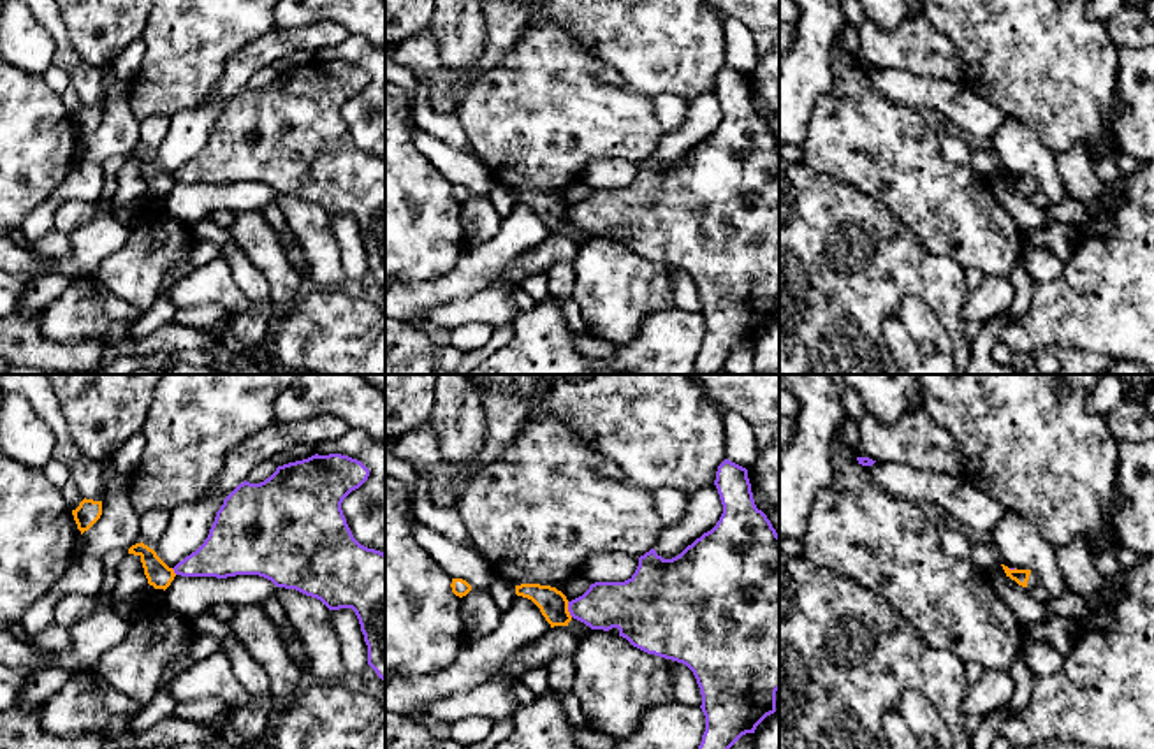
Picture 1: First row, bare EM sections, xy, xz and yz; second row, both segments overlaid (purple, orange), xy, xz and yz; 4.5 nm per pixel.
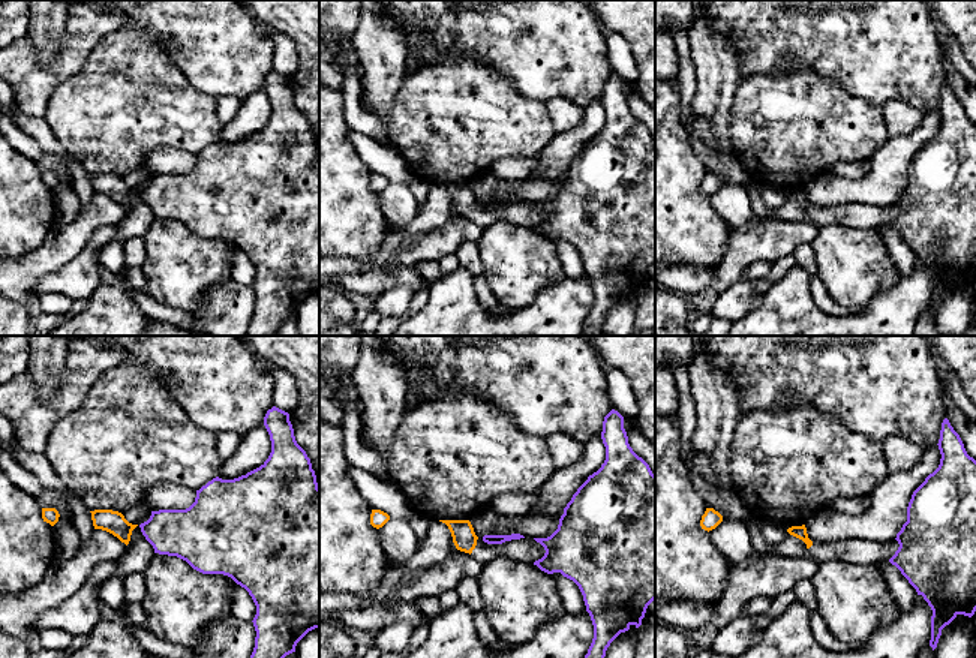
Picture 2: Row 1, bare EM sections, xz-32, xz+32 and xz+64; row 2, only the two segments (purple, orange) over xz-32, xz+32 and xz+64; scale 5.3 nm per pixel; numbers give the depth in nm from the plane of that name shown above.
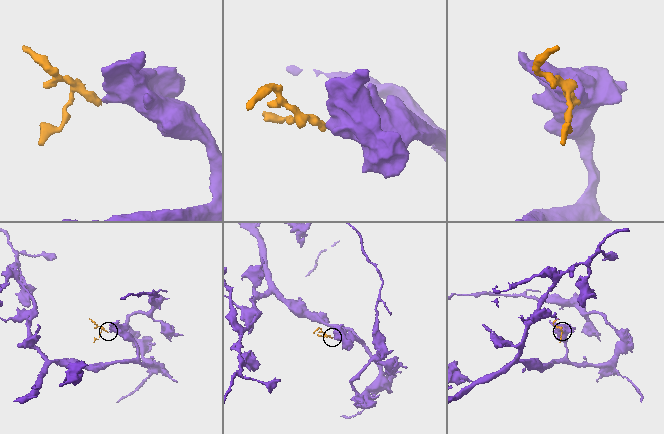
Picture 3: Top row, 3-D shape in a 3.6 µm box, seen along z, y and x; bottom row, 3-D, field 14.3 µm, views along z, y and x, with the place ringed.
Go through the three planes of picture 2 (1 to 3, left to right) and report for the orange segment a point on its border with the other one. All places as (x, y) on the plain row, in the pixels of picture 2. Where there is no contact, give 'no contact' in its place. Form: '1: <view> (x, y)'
1: no contact
2: no contact
3: no contact

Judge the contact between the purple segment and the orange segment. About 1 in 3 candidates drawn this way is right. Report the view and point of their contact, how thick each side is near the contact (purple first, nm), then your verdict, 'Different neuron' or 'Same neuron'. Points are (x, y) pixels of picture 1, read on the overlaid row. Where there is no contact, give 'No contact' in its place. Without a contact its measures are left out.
Touches purple at xz (569, 609). Thickness 220 nm (purple) against 140 nm. Different neuron

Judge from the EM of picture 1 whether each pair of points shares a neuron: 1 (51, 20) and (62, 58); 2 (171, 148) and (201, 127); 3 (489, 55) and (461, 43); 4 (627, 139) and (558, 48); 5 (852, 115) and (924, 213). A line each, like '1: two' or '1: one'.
1: one
2: one
3: two
4: one
5: one

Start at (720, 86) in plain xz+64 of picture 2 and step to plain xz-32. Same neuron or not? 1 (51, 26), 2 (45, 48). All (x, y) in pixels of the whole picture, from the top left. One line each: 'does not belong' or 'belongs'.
1: belongs
2: belongs

